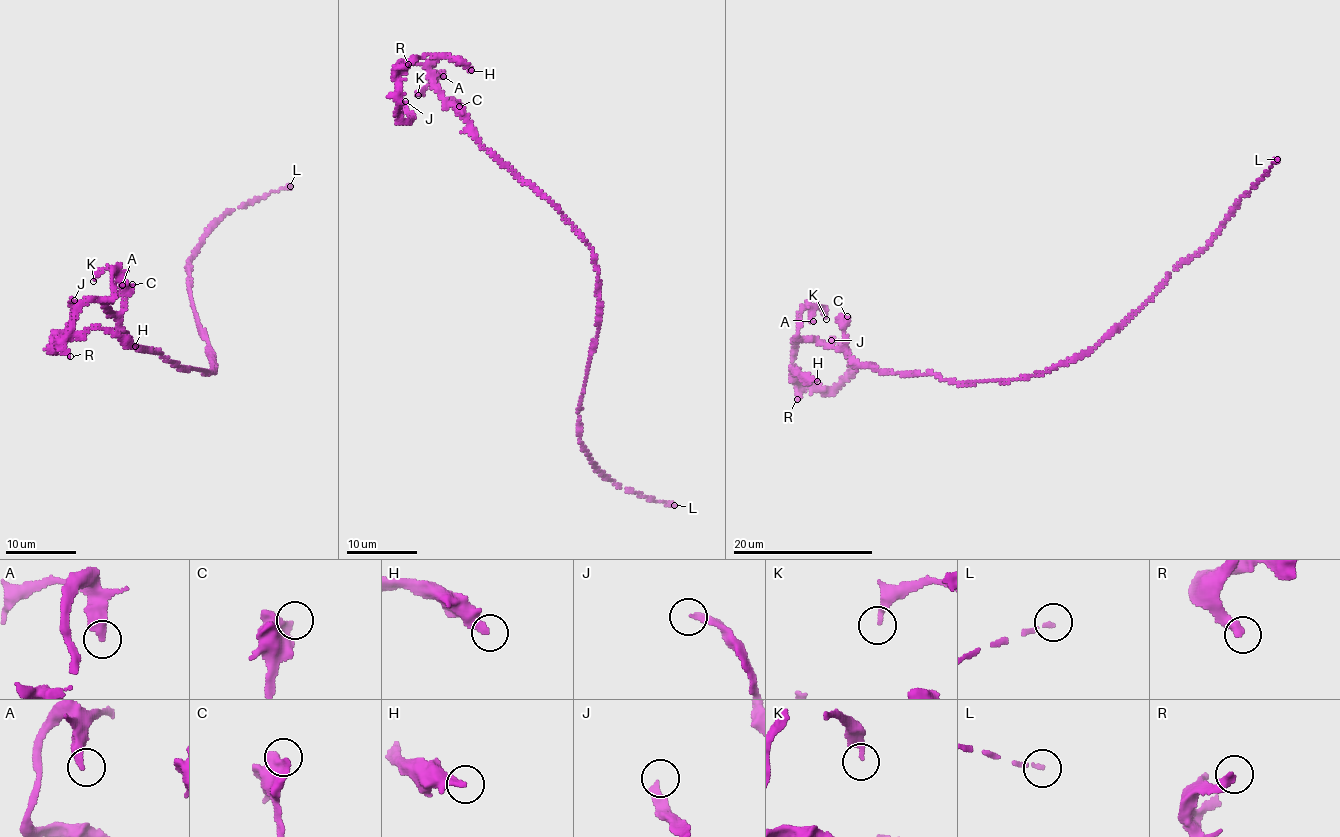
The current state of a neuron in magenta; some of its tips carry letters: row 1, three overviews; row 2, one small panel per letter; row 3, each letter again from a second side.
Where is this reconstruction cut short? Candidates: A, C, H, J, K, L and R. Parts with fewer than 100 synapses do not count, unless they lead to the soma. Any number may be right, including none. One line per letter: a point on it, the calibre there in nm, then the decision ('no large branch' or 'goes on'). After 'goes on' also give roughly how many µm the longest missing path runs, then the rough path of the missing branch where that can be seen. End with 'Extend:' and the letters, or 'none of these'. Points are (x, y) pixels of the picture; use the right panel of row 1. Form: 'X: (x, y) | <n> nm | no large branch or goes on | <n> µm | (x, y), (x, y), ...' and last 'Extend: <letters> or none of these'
A: (813, 321) | 400 nm | no large branch
C: (847, 316) | 320 nm | no large branch
H: (817, 381) | 260 nm | no large branch
J: (831, 340) | 260 nm | no large branch
K: (826, 319) | 240 nm | no large branch
L: (1277, 159) | 150 nm | goes on | 150 µm | (1277, 159), (1173, 264), (1124, 266), (1028, 328), (980, 425), (929, 394), (896, 322)
R: (797, 399) | 360 nm | no large branch
Extend: L

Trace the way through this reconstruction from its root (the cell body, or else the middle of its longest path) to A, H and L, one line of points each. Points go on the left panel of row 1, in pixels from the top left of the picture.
A: (205, 370), (174, 367), (161, 354), (130, 346), (106, 304), (113, 295), (116, 270), (122, 285)
H: (205, 370), (130, 346), (100, 299), (76, 314), (72, 333), (109, 330), (135, 346)
L: (205, 370), (211, 372), (214, 367), (190, 296), (187, 263), (199, 244), (226, 214), (290, 186)

